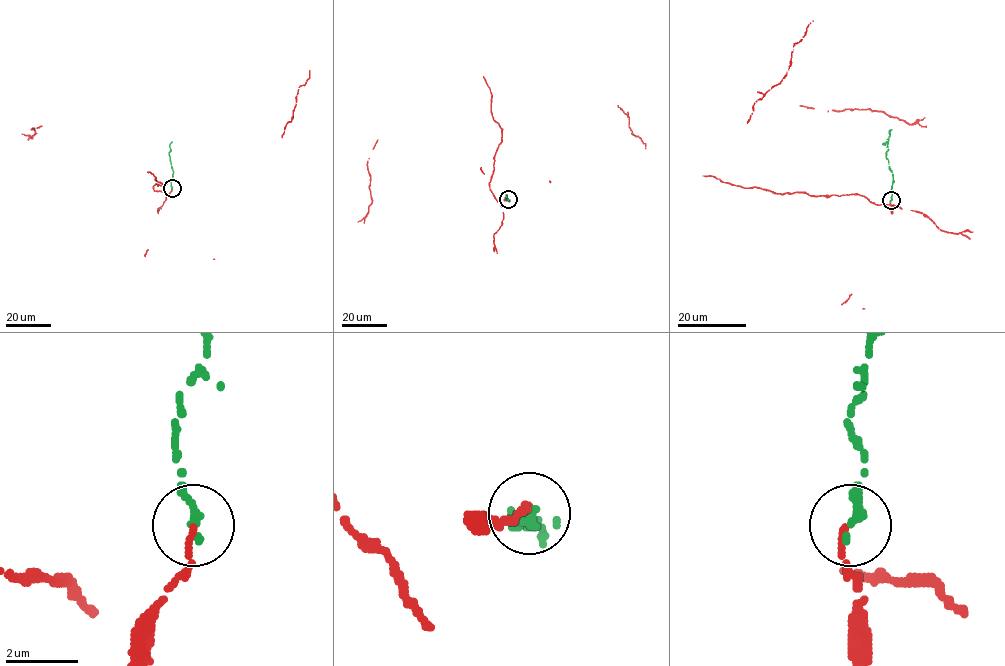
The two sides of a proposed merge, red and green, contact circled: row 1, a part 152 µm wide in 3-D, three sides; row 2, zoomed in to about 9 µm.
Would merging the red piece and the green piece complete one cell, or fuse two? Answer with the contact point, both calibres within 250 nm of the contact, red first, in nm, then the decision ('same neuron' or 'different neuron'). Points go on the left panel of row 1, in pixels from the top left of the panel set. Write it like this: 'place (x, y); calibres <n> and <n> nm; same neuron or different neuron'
place (172, 188); calibres 150 and 300 nm; same neuron

